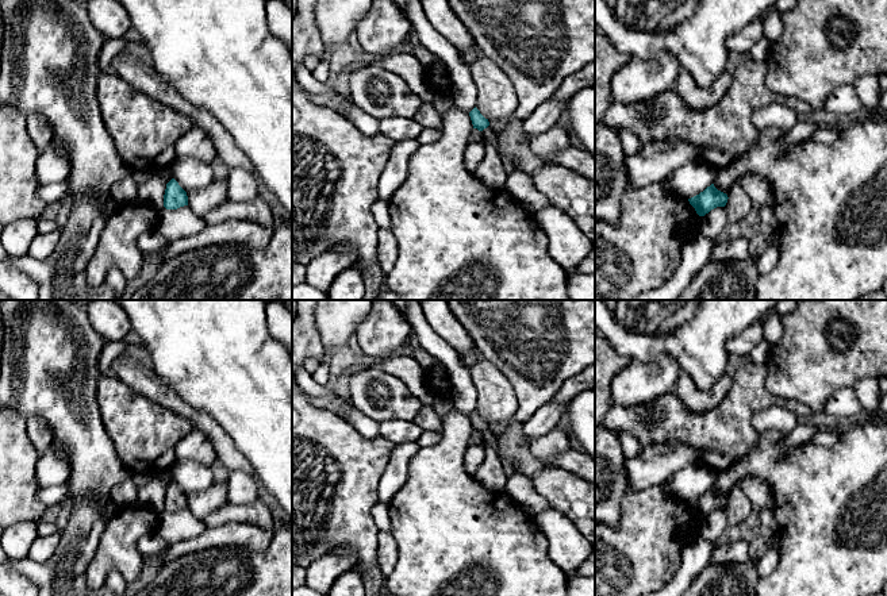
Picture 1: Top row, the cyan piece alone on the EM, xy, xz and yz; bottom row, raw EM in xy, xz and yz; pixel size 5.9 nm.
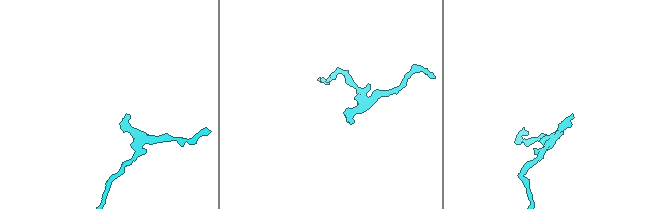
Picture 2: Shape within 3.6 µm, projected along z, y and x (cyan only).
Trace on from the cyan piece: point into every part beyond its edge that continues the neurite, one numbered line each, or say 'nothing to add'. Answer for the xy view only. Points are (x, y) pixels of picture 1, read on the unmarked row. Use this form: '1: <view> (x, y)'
nothing to add

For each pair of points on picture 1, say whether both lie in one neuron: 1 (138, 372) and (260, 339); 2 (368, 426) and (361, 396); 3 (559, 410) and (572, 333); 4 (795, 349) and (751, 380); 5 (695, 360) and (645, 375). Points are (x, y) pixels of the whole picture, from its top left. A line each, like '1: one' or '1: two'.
1: two
2: two
3: two
4: two
5: two

